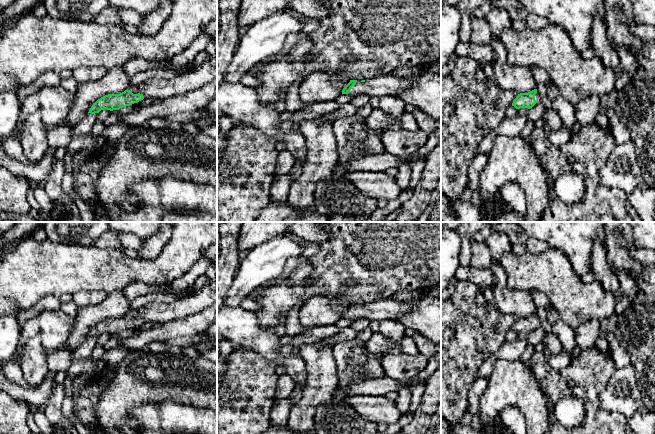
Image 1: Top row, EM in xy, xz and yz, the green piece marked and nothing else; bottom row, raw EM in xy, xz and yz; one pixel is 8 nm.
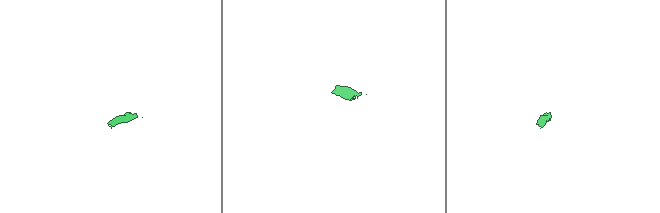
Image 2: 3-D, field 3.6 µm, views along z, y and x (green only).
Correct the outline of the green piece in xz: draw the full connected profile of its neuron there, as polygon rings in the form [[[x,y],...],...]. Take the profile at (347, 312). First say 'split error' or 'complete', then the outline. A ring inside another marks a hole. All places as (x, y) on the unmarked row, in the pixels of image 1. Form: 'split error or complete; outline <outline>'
split error; outline [[[424,292],[408,301],[380,299],[362,305],[350,304],[350,306],[343,312],[342,318],[347,318],[351,322],[360,318],[379,322],[383,320],[395,320],[397,317],[414,309],[418,300],[425,296],[427,295]]]

